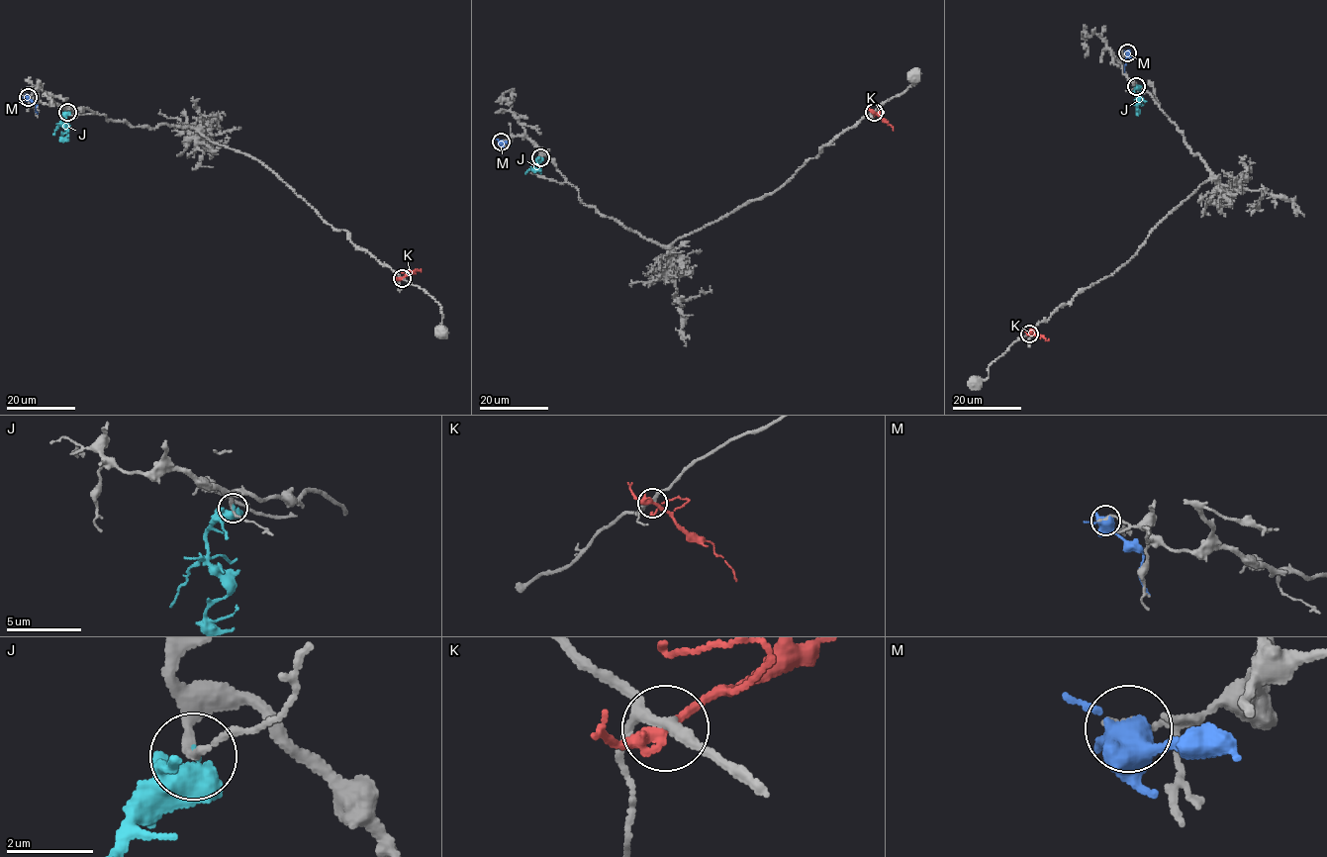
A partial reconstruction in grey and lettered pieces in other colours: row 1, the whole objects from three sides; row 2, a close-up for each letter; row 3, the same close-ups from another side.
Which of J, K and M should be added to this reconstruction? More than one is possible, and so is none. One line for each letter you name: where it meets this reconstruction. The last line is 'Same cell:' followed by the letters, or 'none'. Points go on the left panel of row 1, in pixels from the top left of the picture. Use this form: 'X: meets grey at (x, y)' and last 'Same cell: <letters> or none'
J: meets grey at (67, 112)
Same cell: J

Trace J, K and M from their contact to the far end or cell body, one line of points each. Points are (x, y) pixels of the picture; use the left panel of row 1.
J: (67, 112), (61, 118), (66, 131), (61, 137), (65, 138), (68, 134)
K: (402, 277), (421, 269)
M: (28, 97), (36, 105), (38, 114)

